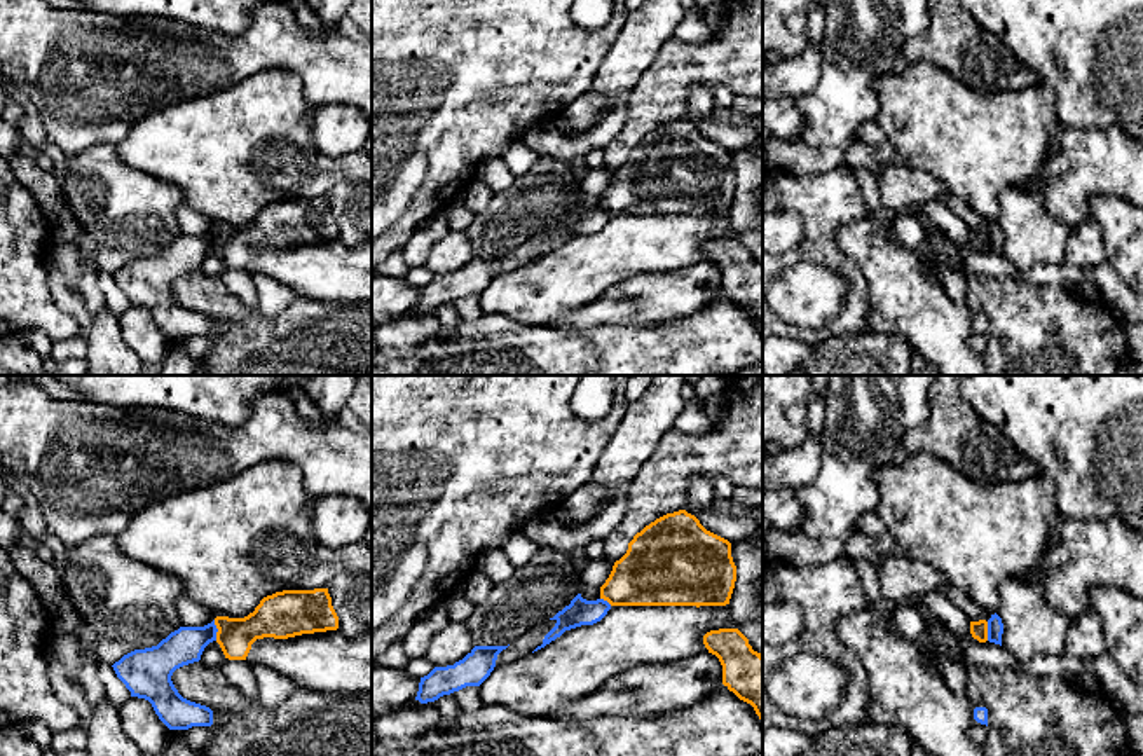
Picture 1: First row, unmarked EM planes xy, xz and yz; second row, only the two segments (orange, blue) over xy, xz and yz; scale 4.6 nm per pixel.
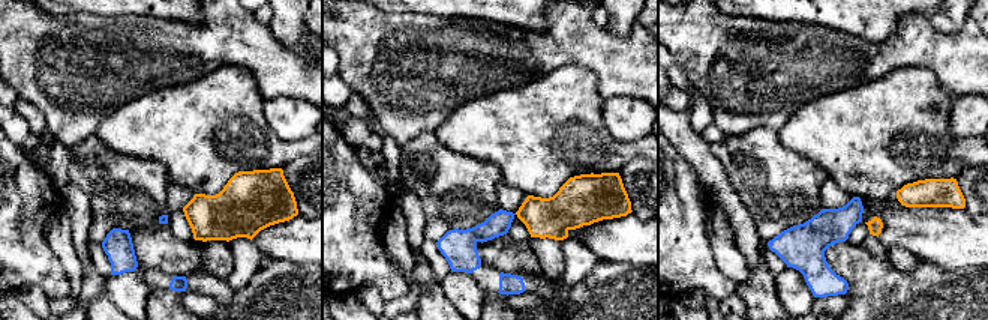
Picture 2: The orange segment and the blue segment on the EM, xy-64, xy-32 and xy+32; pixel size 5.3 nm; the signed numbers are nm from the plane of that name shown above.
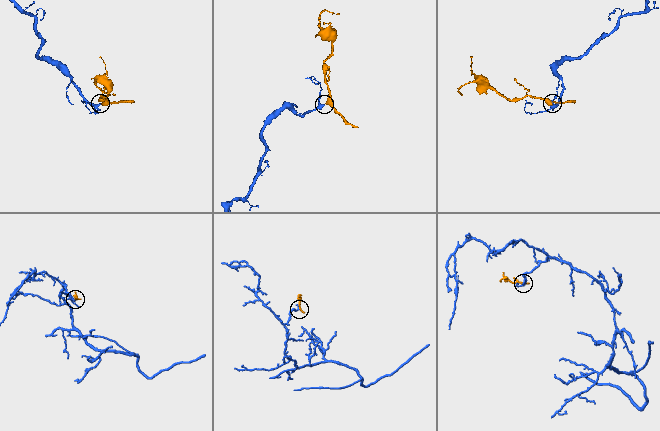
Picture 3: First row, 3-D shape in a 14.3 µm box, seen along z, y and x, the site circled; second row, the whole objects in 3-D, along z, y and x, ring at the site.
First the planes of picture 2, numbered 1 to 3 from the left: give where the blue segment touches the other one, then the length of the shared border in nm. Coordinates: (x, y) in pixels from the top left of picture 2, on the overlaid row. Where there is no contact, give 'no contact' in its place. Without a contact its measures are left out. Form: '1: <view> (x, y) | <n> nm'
1: no contact
2: no contact
3: no contact

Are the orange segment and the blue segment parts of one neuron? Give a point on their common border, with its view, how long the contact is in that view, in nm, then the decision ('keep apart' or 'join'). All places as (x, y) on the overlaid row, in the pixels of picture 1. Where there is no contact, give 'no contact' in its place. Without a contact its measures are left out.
contact xy (219, 631); length 100 nm; keep apart

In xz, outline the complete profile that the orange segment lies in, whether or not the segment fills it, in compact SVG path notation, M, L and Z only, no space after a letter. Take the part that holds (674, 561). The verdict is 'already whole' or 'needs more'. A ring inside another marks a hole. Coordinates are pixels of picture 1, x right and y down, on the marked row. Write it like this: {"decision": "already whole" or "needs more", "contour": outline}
{"decision": "already whole", "contour": "M679 510L633 536L600 599L611 606L726 606L735 581L731 543Z"}

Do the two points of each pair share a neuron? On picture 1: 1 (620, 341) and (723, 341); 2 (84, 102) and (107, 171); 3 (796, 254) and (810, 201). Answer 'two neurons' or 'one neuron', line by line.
1: one neuron
2: two neurons
3: one neuron

